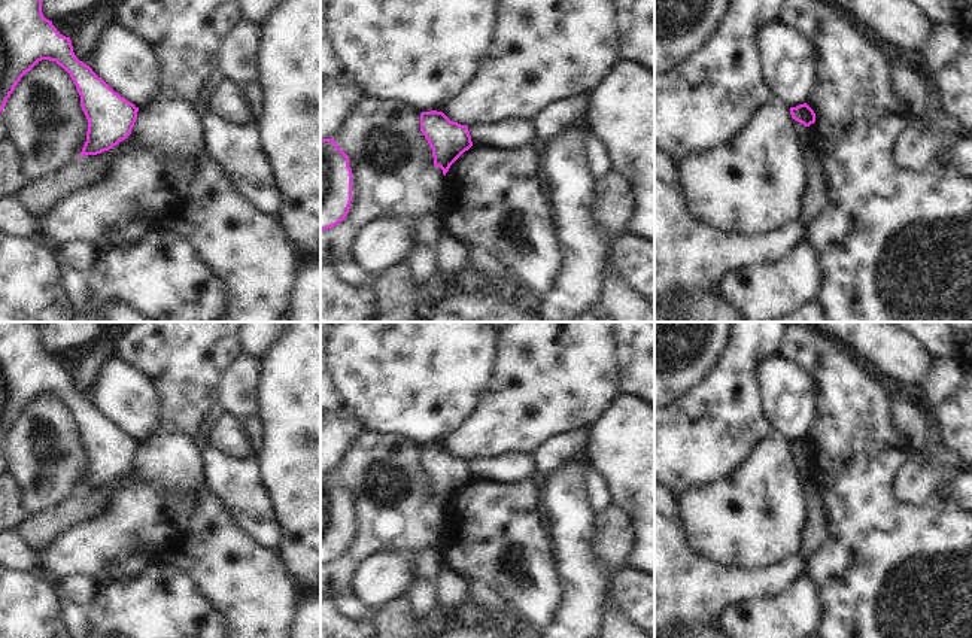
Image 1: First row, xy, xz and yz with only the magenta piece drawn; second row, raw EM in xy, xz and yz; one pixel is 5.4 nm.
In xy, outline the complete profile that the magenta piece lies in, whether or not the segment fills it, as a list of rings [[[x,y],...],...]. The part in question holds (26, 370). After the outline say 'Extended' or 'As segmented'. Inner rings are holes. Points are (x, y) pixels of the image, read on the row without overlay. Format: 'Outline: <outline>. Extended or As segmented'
Outline: [[[0,322],[0,446],[27,405],[42,394],[55,395],[75,416],[88,453],[86,476],[79,490],[109,484],[131,468],[139,441],[115,426],[89,399],[76,392],[70,371],[60,368],[52,355],[43,350],[40,328],[40,322]]]. As segmented.

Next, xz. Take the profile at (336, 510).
Outline: [[[321,473],[321,565],[338,559],[352,535],[349,490],[334,473]]]. As segmented.

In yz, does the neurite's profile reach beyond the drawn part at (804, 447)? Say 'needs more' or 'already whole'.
already whole

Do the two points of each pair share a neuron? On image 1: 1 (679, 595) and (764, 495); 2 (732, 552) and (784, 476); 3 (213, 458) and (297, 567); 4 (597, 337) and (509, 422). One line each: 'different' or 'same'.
1: different
2: same
3: different
4: same

